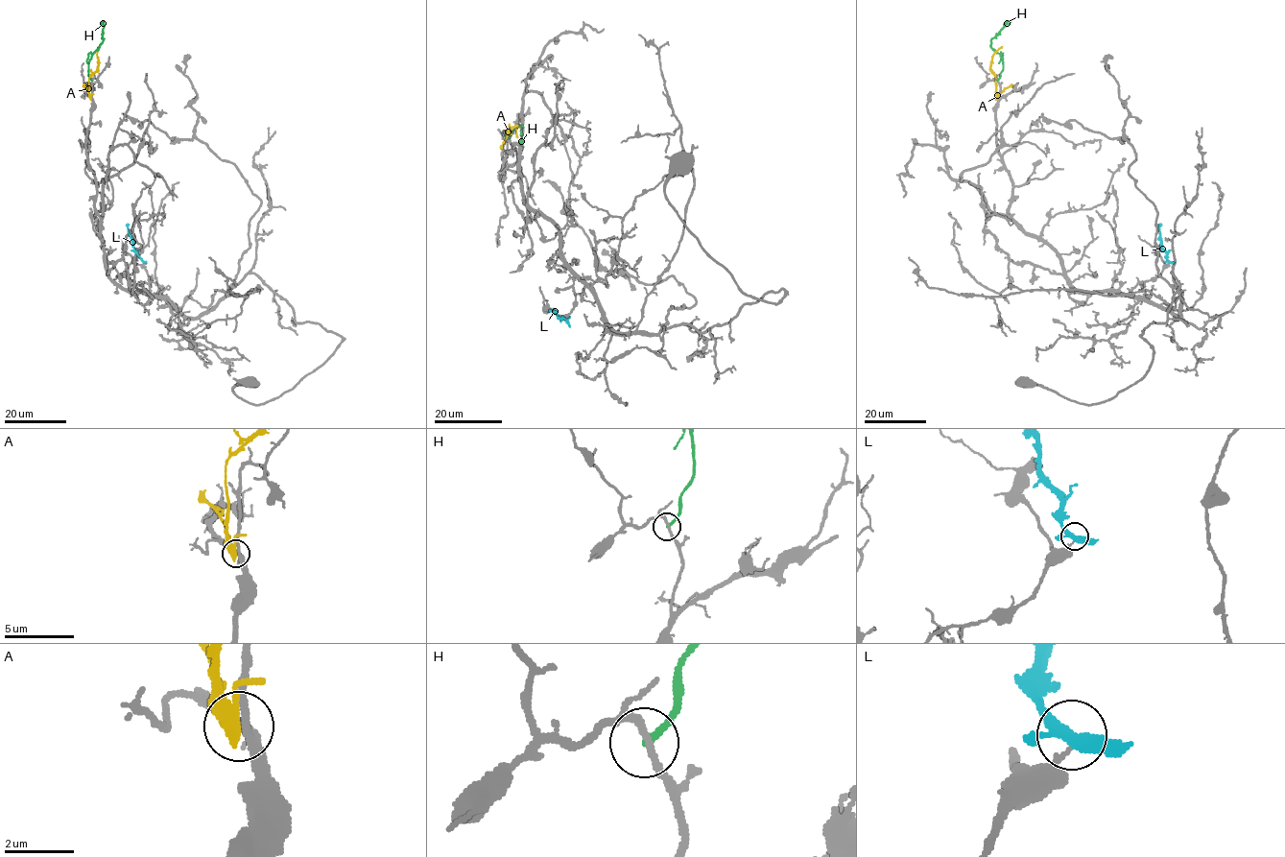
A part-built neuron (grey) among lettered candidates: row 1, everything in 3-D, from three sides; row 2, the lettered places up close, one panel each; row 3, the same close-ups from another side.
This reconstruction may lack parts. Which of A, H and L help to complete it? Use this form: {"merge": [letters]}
{"merge": []}

